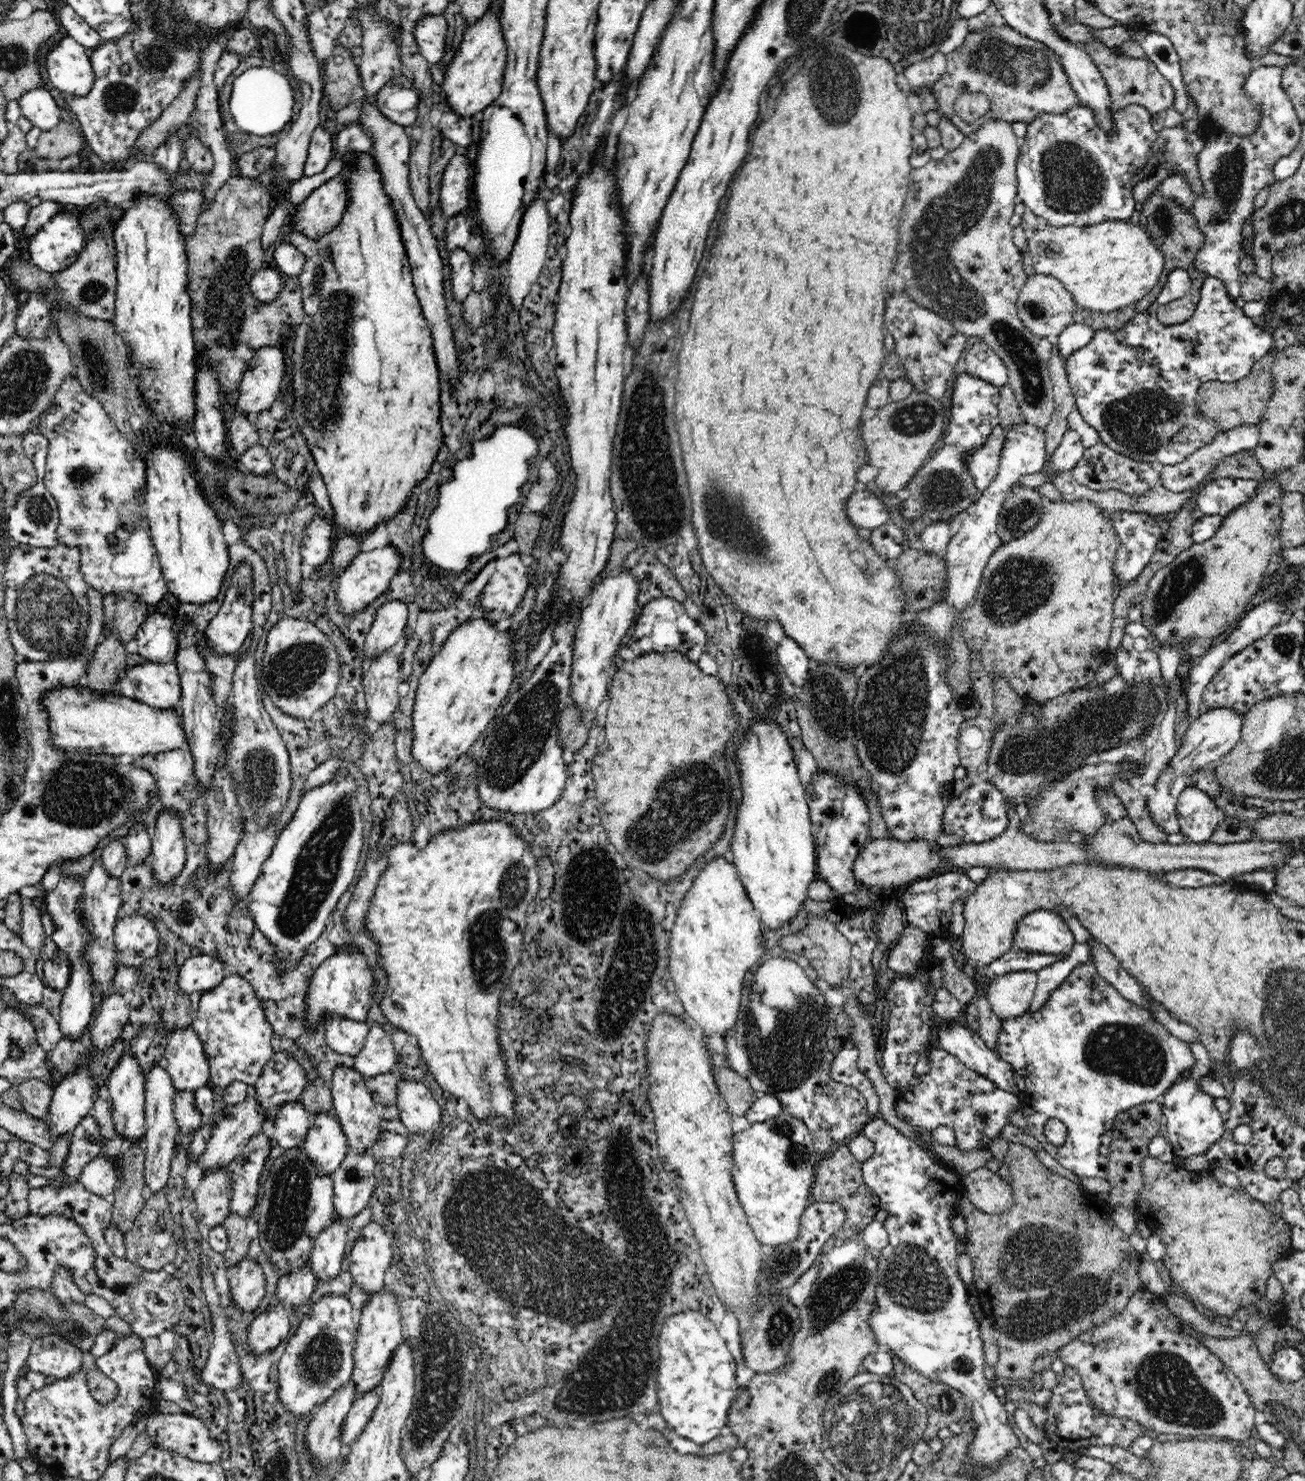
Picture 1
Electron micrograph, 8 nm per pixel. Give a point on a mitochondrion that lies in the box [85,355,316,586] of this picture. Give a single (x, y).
(217, 494)

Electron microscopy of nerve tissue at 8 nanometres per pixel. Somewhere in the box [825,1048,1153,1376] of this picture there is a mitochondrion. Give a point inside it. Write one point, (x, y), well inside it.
(1041, 1264)

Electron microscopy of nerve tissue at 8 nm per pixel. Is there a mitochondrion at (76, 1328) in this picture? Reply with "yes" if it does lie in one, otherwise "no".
yes

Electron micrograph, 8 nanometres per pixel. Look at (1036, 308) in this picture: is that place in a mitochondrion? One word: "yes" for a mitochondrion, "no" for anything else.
yes

